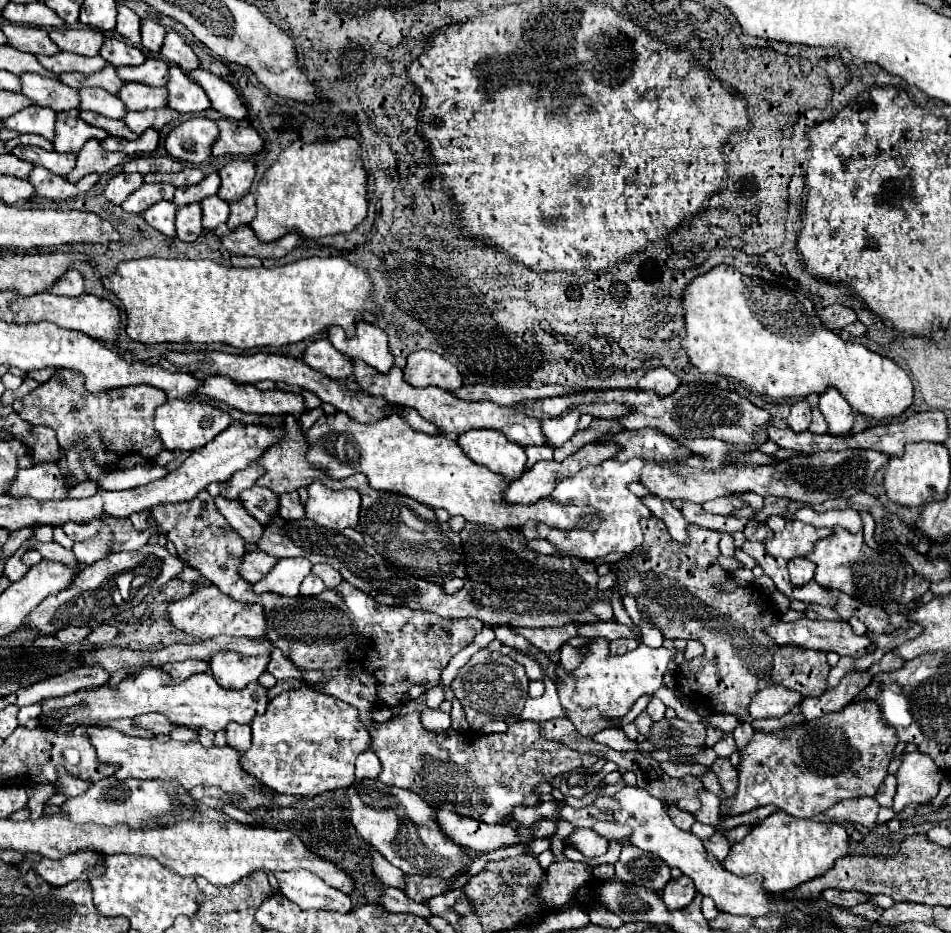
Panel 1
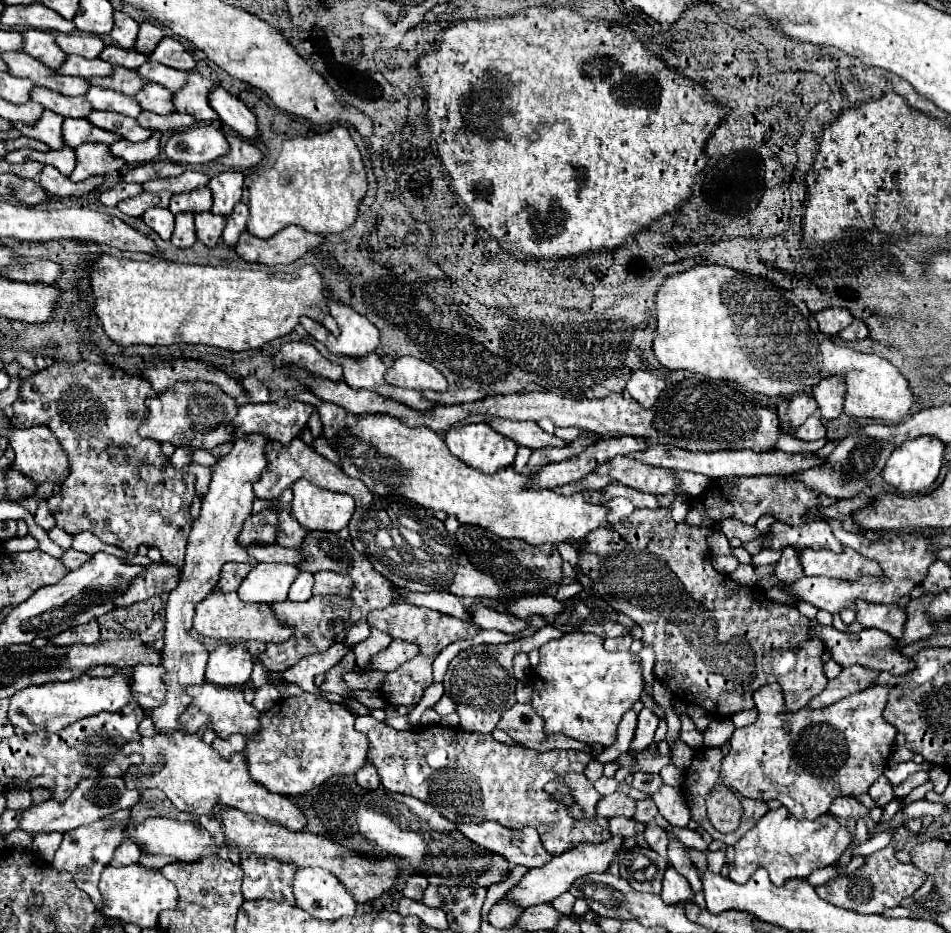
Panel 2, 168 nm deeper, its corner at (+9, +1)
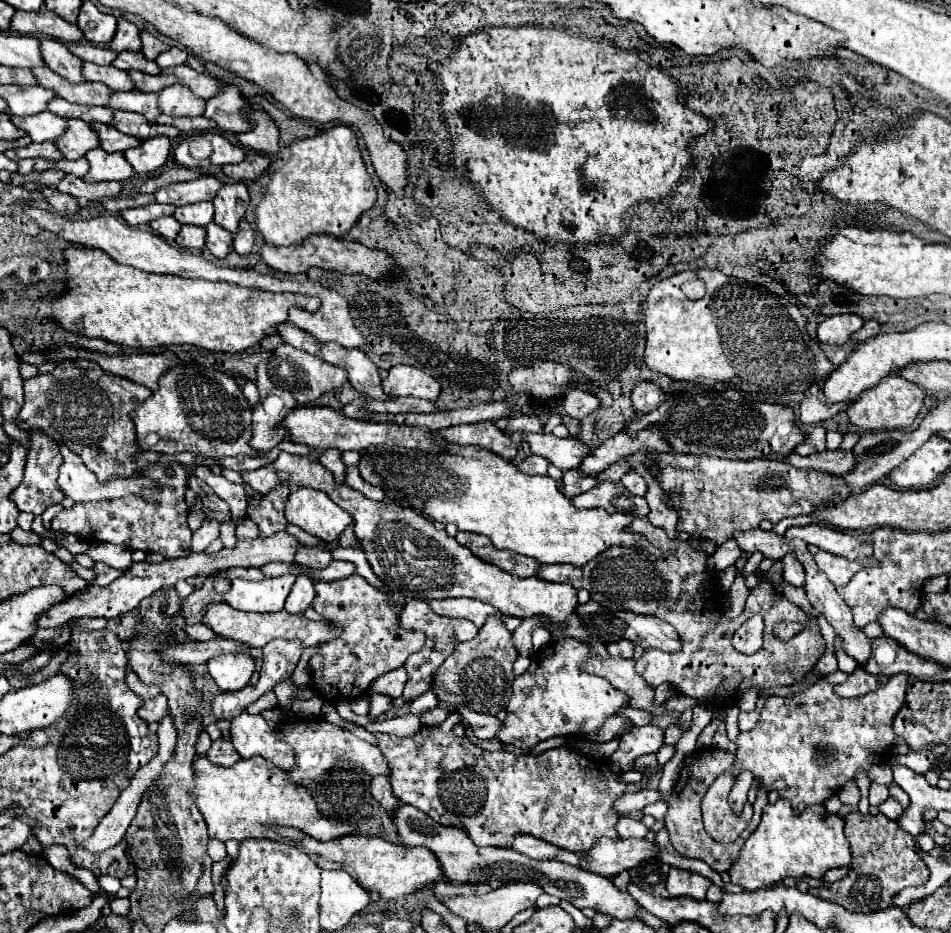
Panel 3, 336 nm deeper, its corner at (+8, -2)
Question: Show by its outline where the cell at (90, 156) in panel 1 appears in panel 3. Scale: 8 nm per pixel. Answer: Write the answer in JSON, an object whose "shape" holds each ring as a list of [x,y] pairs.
{"shape":[[[92,149],[86,153],[90,171],[84,181],[126,181],[134,175],[132,165],[124,159],[124,153],[106,153],[104,149]]]}

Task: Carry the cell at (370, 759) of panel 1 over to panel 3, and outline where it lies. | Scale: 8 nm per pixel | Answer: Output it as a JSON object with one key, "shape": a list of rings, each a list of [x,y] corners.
{"shape":[[[376,775],[376,777],[372,779],[372,795],[374,795],[374,799],[376,799],[390,815],[394,815],[396,809],[400,807],[400,799],[392,795],[392,787],[390,787],[388,777]]]}

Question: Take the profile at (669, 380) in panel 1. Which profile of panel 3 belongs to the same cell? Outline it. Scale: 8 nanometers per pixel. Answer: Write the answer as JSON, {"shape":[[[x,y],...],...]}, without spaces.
{"shape":[[[640,381],[632,389],[632,405],[638,413],[650,413],[664,403],[664,393],[658,385],[650,381]]]}

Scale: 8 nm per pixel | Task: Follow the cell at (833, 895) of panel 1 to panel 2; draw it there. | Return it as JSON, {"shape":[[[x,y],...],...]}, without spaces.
{"shape":[[[887,846],[875,854],[869,856],[869,860],[883,860],[881,864],[867,864],[867,872],[855,870],[853,874],[839,874],[837,878],[829,880],[823,886],[817,886],[817,894],[827,900],[833,906],[845,908],[845,910],[853,910],[859,914],[881,914],[887,908],[899,906],[899,902],[913,894],[917,888],[921,888],[921,884],[925,882],[925,874],[909,864],[901,864],[895,860],[895,848]]]}

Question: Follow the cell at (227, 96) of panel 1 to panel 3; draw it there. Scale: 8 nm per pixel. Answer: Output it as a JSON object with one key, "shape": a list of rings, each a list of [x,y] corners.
{"shape":[[[248,109],[246,115],[250,121],[254,121],[254,129],[248,133],[240,133],[238,135],[240,143],[252,151],[276,155],[280,151],[280,145],[278,145],[280,131],[272,121],[272,117],[266,111],[254,111],[254,109]]]}

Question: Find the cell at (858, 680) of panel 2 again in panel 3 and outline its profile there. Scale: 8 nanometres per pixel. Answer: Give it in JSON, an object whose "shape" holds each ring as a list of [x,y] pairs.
{"shape":[[[858,667],[854,673],[848,675],[848,679],[842,685],[836,685],[834,691],[838,697],[860,697],[860,695],[876,691],[878,687],[882,687],[886,683],[888,683],[888,677],[870,675],[868,671]]]}

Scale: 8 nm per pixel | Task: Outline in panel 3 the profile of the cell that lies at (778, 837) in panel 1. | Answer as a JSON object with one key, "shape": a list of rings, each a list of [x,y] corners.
{"shape":[[[778,799],[764,807],[758,829],[746,839],[738,861],[734,861],[728,875],[732,883],[742,885],[748,891],[756,891],[786,877],[820,879],[828,869],[850,865],[850,861],[850,843],[844,835],[842,817],[828,813],[824,805],[814,805],[812,809],[804,809],[804,805],[800,805],[798,813],[794,813],[790,801]]]}

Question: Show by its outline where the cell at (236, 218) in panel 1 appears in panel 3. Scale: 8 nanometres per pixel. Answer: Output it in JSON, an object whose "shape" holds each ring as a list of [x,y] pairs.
{"shape":[[[242,219],[240,227],[238,227],[238,233],[234,235],[234,251],[240,253],[240,255],[252,253],[254,241],[256,241],[256,233],[254,233],[252,225],[246,219]]]}

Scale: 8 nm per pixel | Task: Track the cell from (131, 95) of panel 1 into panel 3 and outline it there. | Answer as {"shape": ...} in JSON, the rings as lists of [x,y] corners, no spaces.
{"shape":[[[170,85],[160,91],[160,107],[162,113],[172,117],[198,117],[204,113],[204,99],[196,97],[186,85]]]}

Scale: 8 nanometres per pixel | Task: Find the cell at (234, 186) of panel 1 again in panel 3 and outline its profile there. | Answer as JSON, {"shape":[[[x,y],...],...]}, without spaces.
{"shape":[[[226,183],[222,185],[212,203],[214,203],[214,223],[230,233],[236,233],[238,223],[248,209],[250,195],[244,183]]]}

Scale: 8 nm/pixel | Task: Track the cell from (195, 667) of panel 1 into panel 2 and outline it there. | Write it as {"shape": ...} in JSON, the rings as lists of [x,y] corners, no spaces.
{"shape":[[[139,664],[133,668],[133,690],[139,694],[147,694],[155,700],[165,698],[165,684],[163,684],[165,668],[153,664]]]}

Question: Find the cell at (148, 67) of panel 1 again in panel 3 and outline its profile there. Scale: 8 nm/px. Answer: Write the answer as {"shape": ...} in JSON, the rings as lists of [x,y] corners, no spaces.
{"shape":[[[184,65],[184,67],[172,67],[172,69],[166,69],[166,71],[162,71],[162,73],[172,73],[172,75],[176,75],[182,85],[190,87],[194,95],[204,97],[204,99],[214,97],[214,95],[216,95],[216,89],[220,89],[220,85],[224,85],[218,77],[208,75],[208,73],[198,73],[198,71],[194,71],[192,67],[186,67],[186,65]]]}

